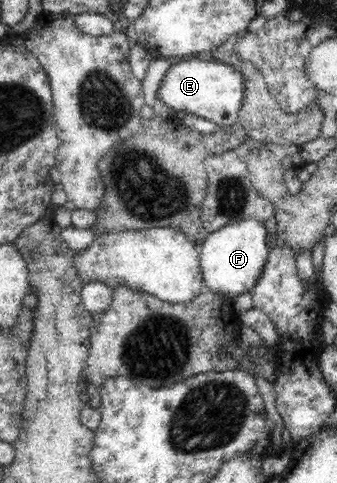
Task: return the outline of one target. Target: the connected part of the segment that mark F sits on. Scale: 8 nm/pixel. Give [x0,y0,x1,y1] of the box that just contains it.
[199,218,271,299]

